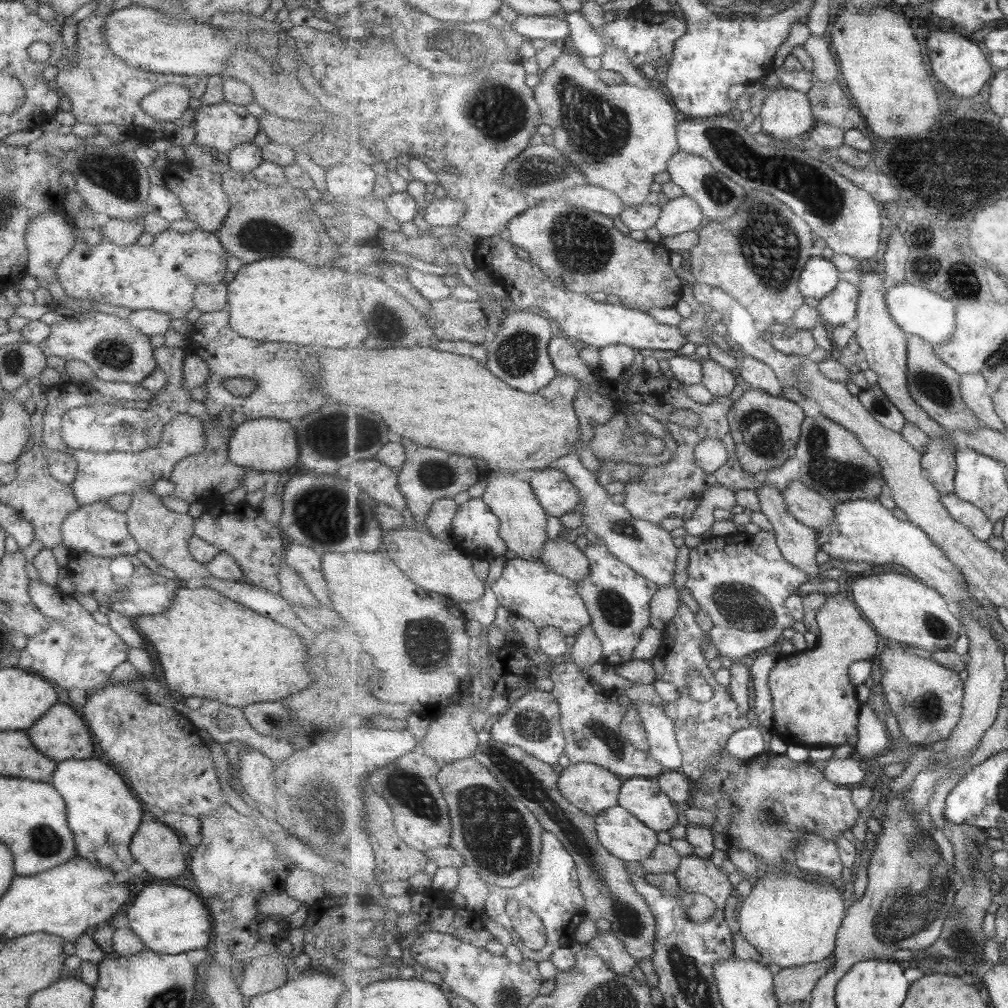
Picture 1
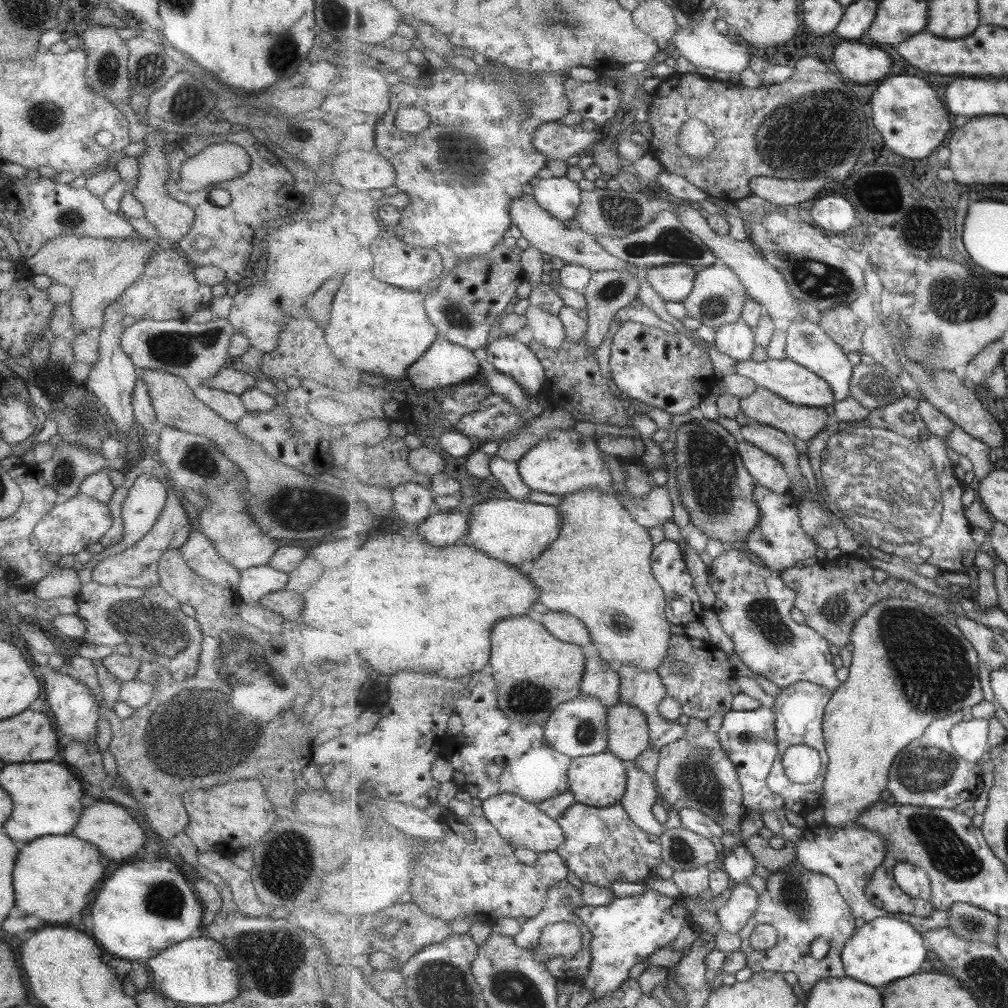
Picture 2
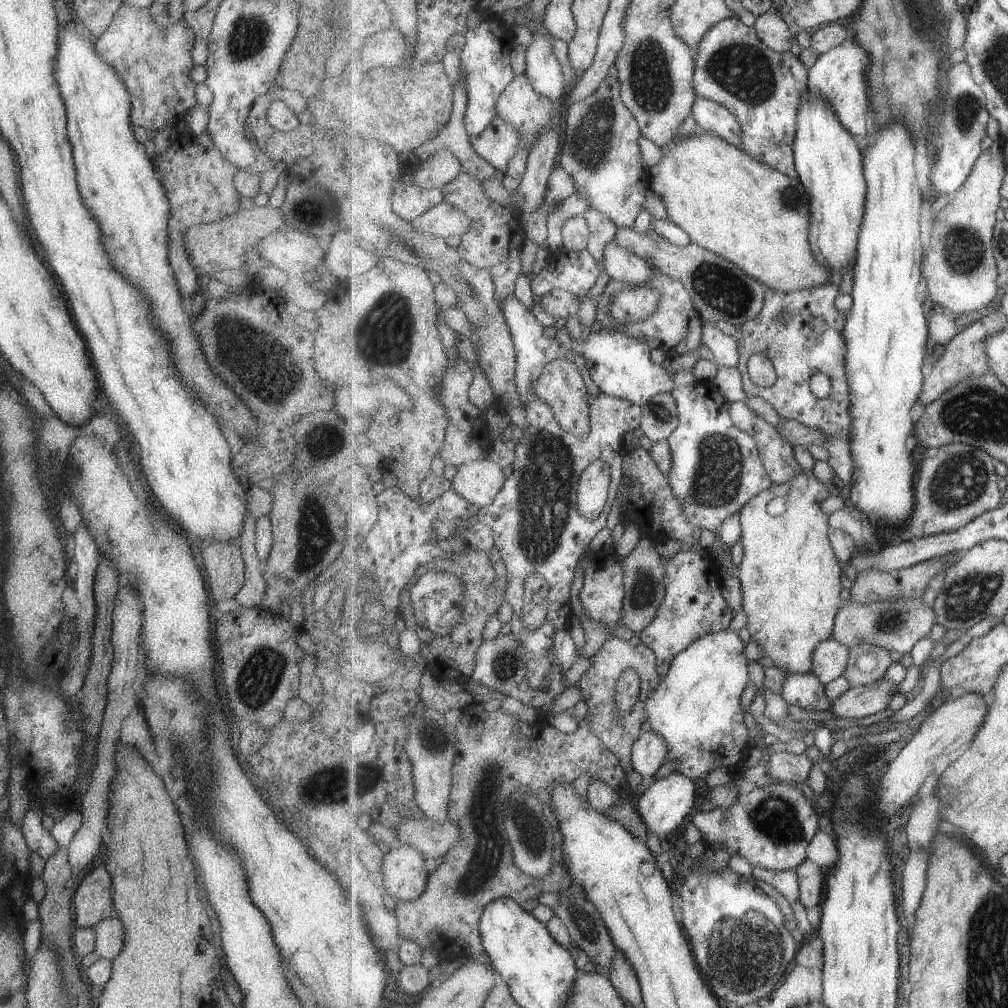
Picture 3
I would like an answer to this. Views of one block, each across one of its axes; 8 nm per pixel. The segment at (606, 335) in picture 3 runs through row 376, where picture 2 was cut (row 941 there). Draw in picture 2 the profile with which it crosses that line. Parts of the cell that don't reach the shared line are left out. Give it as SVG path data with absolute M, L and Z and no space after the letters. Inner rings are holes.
M647 889L644 893L632 897L614 897L614 900L606 905L589 906L586 909L579 907L578 915L594 933L592 940L592 967L590 974L582 976L584 988L593 990L594 995L590 1002L598 1001L612 992L618 990L629 978L629 970L641 962L645 962L647 956L655 954L657 950L671 946L672 942L681 934L685 922L689 921L688 905L681 897L669 897Z

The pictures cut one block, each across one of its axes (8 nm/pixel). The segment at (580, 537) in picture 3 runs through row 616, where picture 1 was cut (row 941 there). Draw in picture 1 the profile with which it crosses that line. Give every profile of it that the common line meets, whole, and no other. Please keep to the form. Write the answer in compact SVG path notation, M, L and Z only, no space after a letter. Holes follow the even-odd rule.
M546 830L543 833L543 844L543 854L537 874L529 877L525 883L520 884L517 888L490 885L490 893L485 901L485 912L489 918L502 924L512 934L515 934L515 930L511 915L506 909L508 900L515 899L526 904L542 918L547 931L547 944L541 950L521 947L523 958L539 962L551 961L553 951L558 948L573 946L573 943L576 942L575 933L579 925L587 918L586 897L582 893L574 856L571 856L566 845L563 844L562 840L559 840L558 836L555 836L555 833Z

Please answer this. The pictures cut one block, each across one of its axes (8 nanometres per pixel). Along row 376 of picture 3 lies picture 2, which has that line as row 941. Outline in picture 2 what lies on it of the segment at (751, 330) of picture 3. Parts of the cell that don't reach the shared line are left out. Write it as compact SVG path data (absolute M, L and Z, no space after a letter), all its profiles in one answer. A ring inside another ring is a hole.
M798 862L787 864L783 871L770 873L768 890L759 893L760 907L749 924L739 932L742 938L741 950L747 955L748 966L753 972L794 972L809 998L816 984L823 979L847 977L843 951L848 940L858 931L855 915L850 904L843 898L834 878L819 872L811 872ZM757 924L770 924L777 932L774 947L758 951L751 946L751 936ZM823 938L829 942L829 953L823 959L811 957L811 941Z

